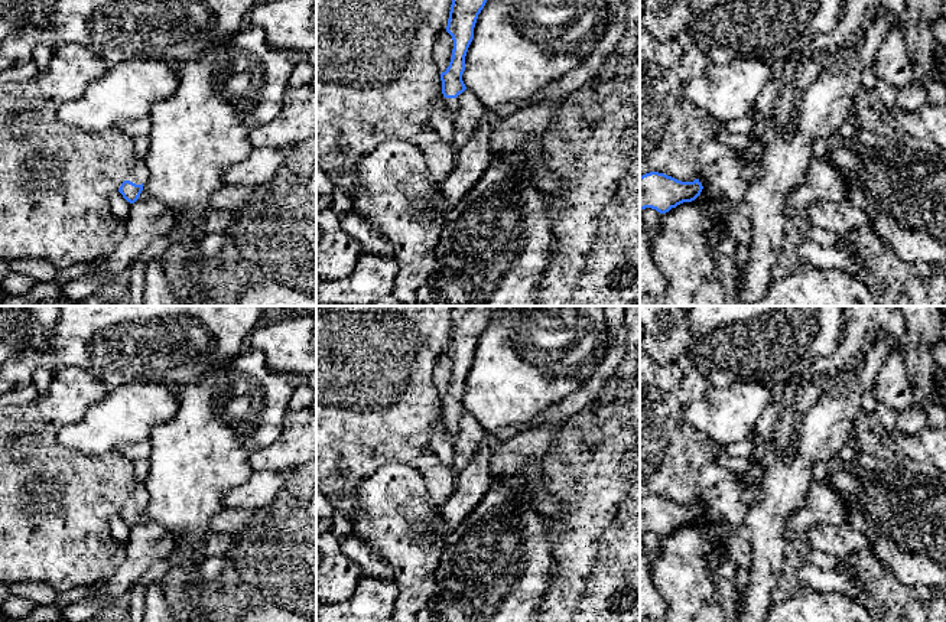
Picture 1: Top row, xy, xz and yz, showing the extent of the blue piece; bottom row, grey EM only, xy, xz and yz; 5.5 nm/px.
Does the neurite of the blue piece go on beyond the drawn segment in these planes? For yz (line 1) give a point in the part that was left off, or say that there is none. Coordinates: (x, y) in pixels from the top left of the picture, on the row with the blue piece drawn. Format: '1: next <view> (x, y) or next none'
1: next none

